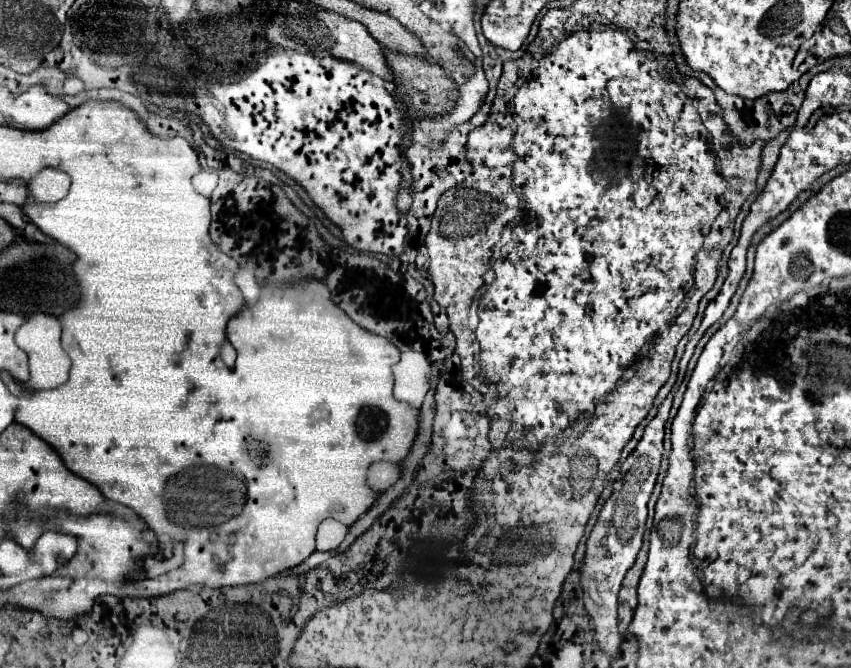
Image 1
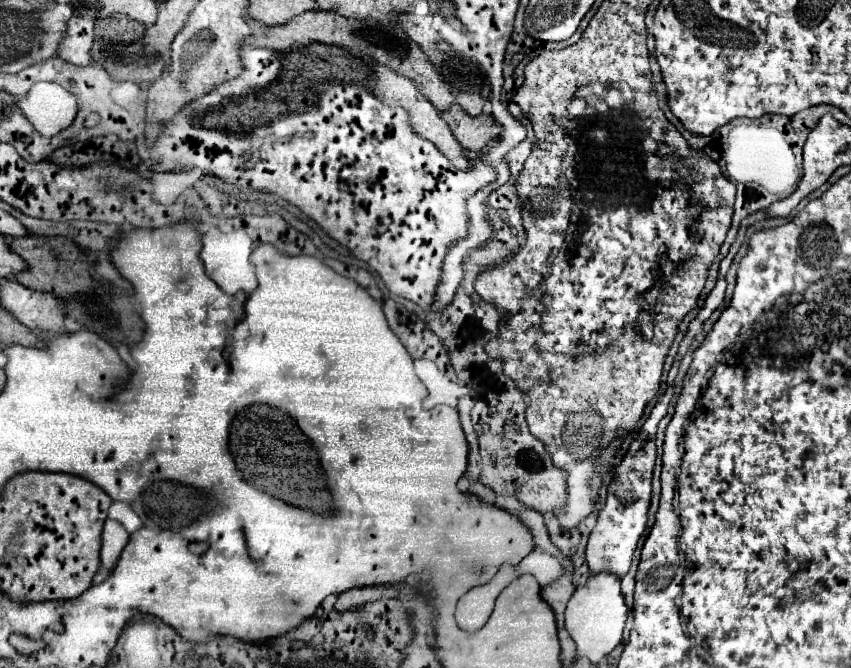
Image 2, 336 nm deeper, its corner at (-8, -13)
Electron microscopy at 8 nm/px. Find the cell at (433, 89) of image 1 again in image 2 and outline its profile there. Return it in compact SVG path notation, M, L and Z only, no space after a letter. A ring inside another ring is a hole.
M458 104L444 110L442 120L450 126L456 140L472 152L480 152L500 134L500 124L492 116L470 116Z

